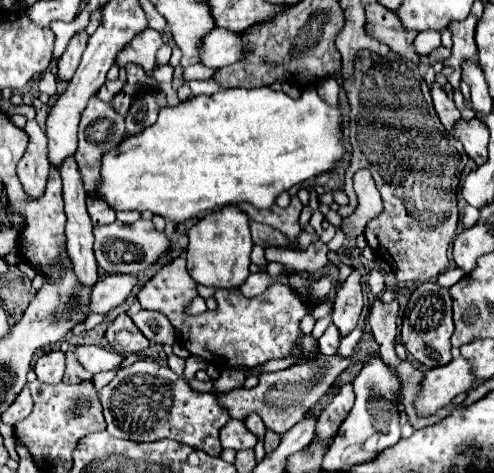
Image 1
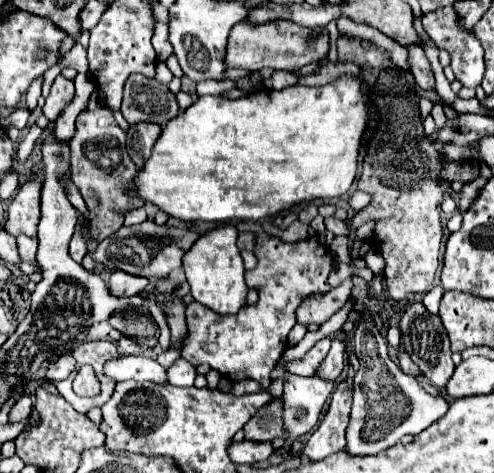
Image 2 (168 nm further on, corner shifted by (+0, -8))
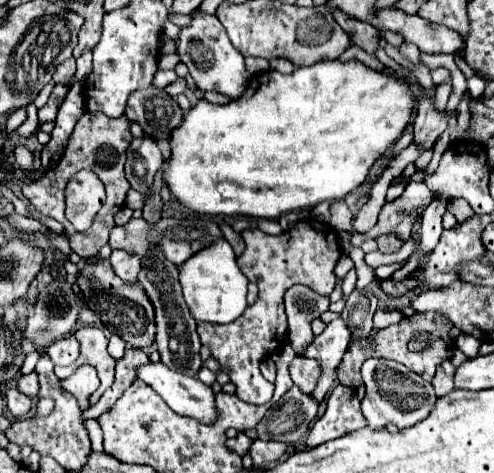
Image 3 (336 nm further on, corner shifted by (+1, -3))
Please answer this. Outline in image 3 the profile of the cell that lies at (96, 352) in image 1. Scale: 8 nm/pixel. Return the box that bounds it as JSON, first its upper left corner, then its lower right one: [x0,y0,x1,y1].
[137,363,217,425]

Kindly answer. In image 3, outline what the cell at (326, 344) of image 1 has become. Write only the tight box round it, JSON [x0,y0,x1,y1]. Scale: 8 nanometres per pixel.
[305,317,351,403]

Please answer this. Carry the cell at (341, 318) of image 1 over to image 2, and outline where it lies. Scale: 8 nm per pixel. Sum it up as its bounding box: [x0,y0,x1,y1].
[316,340,346,380]

